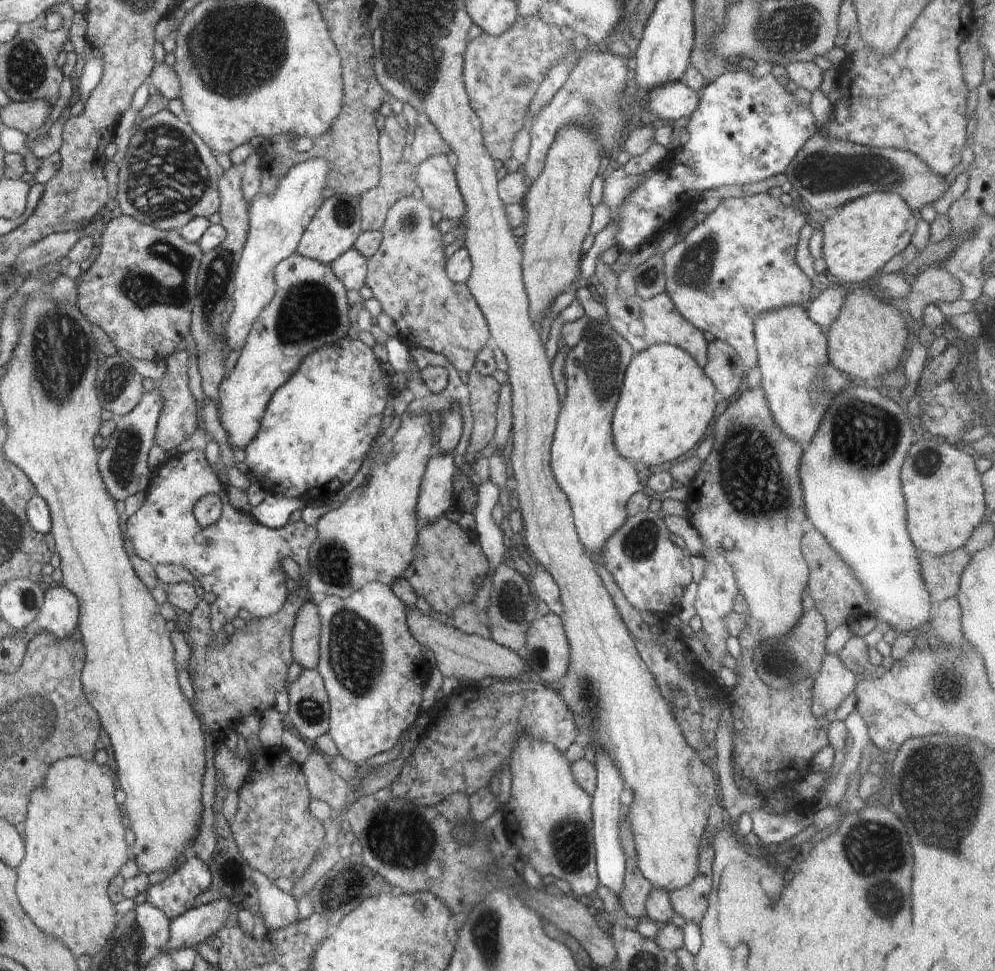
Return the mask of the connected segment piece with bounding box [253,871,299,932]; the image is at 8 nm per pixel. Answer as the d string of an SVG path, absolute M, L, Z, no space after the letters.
M259 871L253 872L258 891L258 912L267 932L288 927L299 918L297 900L292 892L283 892Z

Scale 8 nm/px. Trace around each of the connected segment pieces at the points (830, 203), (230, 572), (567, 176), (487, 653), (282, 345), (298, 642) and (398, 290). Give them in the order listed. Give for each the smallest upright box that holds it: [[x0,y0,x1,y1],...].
[[784,132,950,219],[126,450,317,649],[521,127,609,324],[407,608,524,686],[218,253,351,449],[291,600,319,669],[365,195,491,373]]

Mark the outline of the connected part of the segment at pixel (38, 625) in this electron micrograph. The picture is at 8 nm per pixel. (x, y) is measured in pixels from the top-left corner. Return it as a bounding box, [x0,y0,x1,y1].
[30,585,79,638]

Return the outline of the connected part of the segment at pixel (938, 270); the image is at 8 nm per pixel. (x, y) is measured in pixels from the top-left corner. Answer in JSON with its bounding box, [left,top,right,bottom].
[904,265,961,320]

